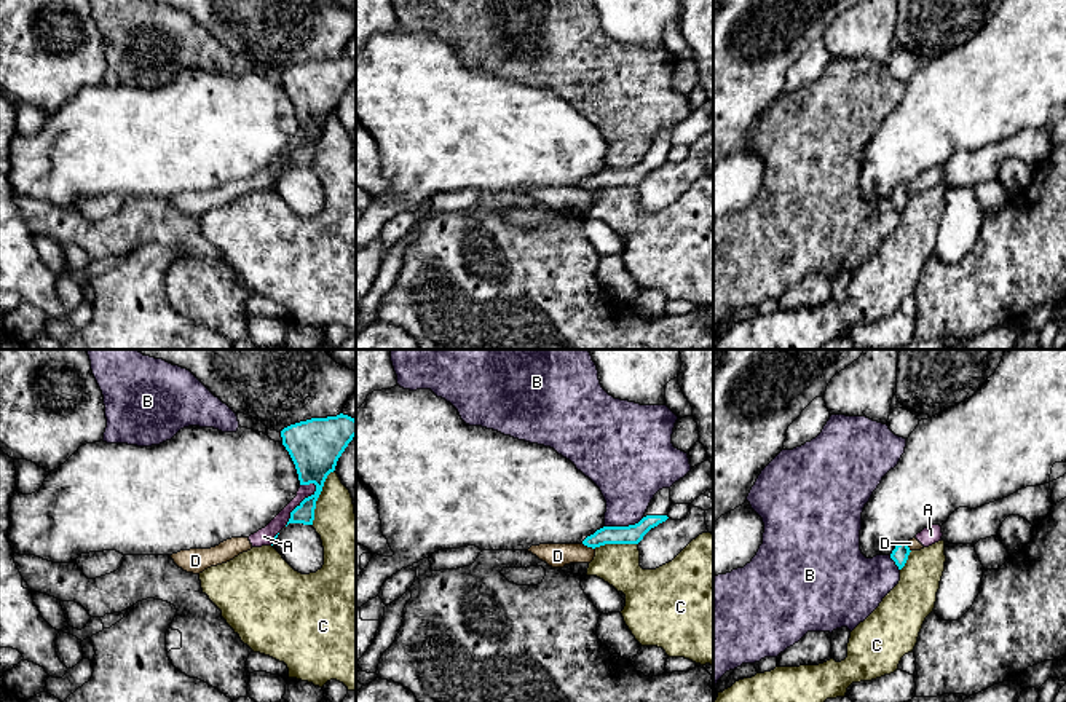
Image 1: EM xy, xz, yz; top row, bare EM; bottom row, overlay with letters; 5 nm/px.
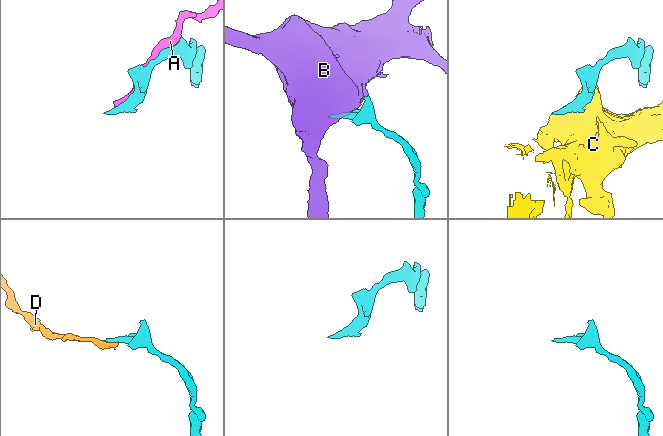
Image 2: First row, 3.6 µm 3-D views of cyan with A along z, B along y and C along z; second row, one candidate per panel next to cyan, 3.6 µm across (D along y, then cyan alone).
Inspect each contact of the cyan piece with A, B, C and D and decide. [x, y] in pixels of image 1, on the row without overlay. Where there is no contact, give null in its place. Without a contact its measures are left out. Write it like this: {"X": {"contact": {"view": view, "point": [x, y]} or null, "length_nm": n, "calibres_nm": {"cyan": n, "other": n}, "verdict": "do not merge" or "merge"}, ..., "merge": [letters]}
{"A": {"contact": {"view": "xy", "point": [300, 145]}, "length_nm": 260, "calibres_nm": {"cyan": 220, "other": 90}, "verdict": "do not merge"}, "B": {"contact": {"view": "xz", "point": [624, 169]}, "length_nm": 200, "calibres_nm": {"cyan": 100, "other": 320}, "verdict": "do not merge"}, "C": {"contact": {"view": "xy", "point": [318, 139]}, "length_nm": 300, "calibres_nm": {"cyan": 260, "other": 260}, "verdict": "do not merge"}, "D": {"contact": {"view": "xz", "point": [588, 189]}, "length_nm": 80, "calibres_nm": {"cyan": 100, "other": 120}, "verdict": "do not merge"}, "merge": []}

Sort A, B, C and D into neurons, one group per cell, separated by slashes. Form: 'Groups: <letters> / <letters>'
Groups: A D / B / C

